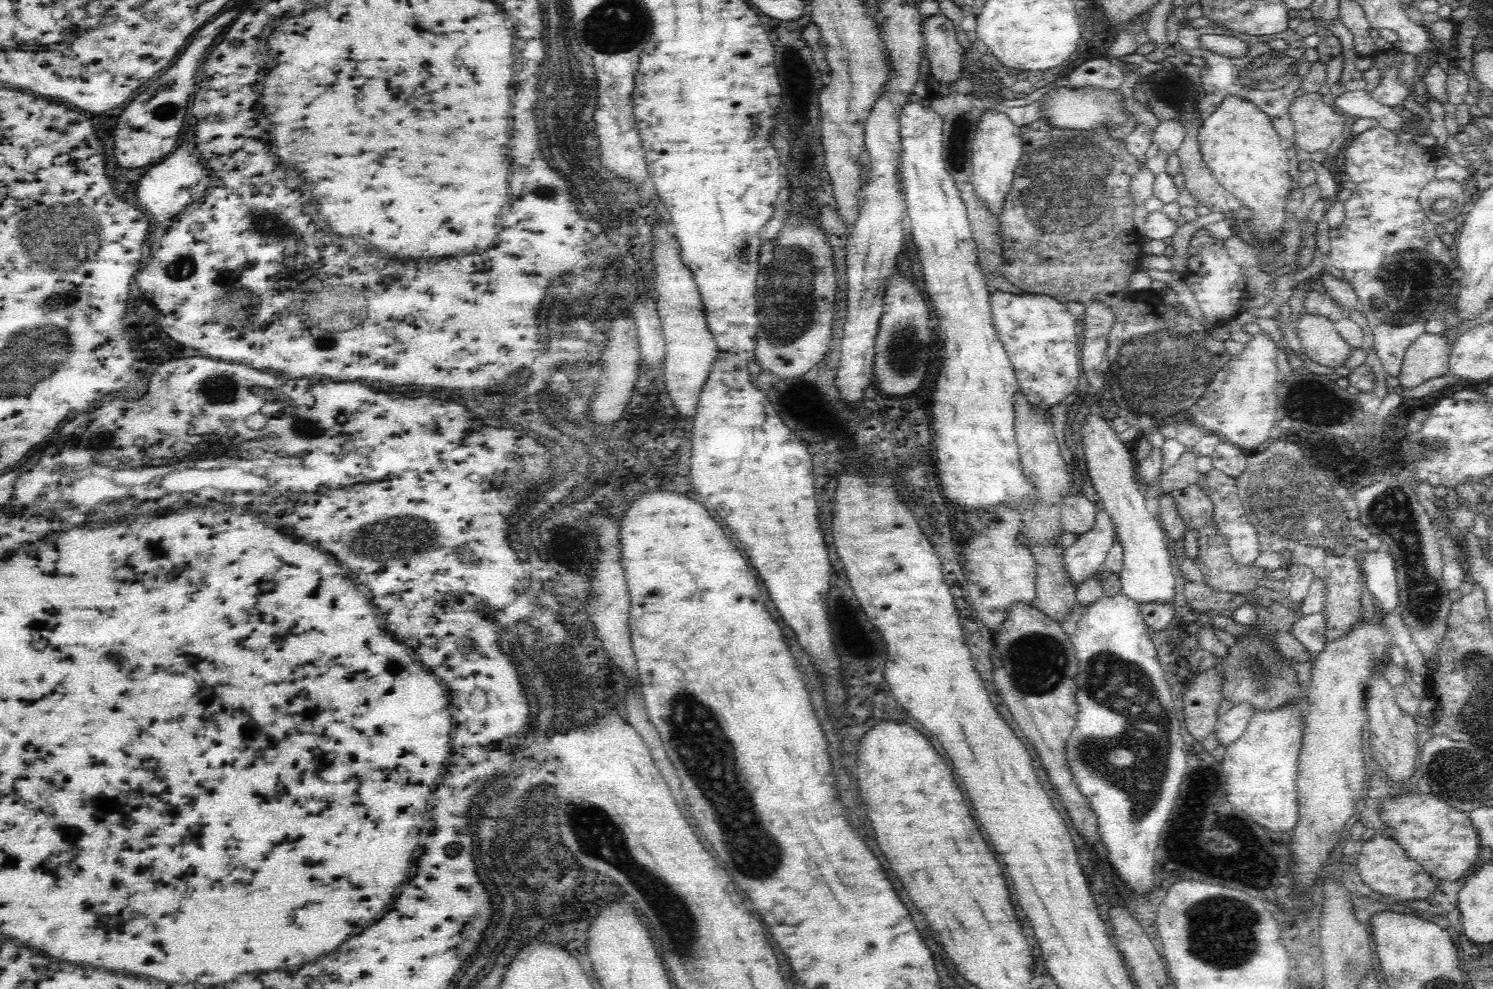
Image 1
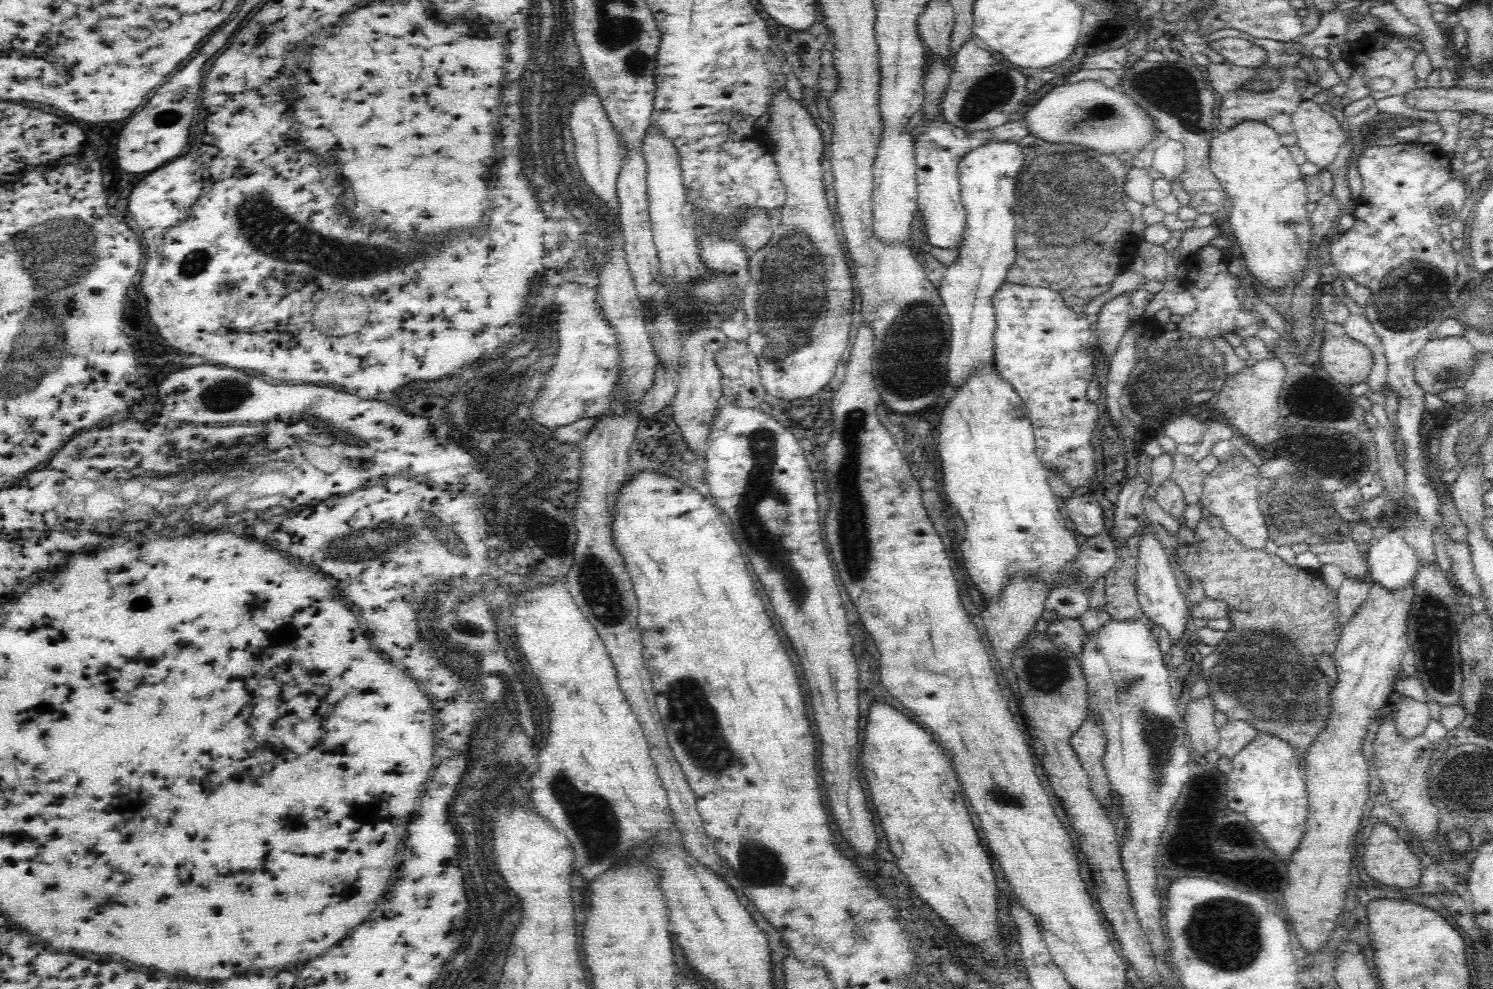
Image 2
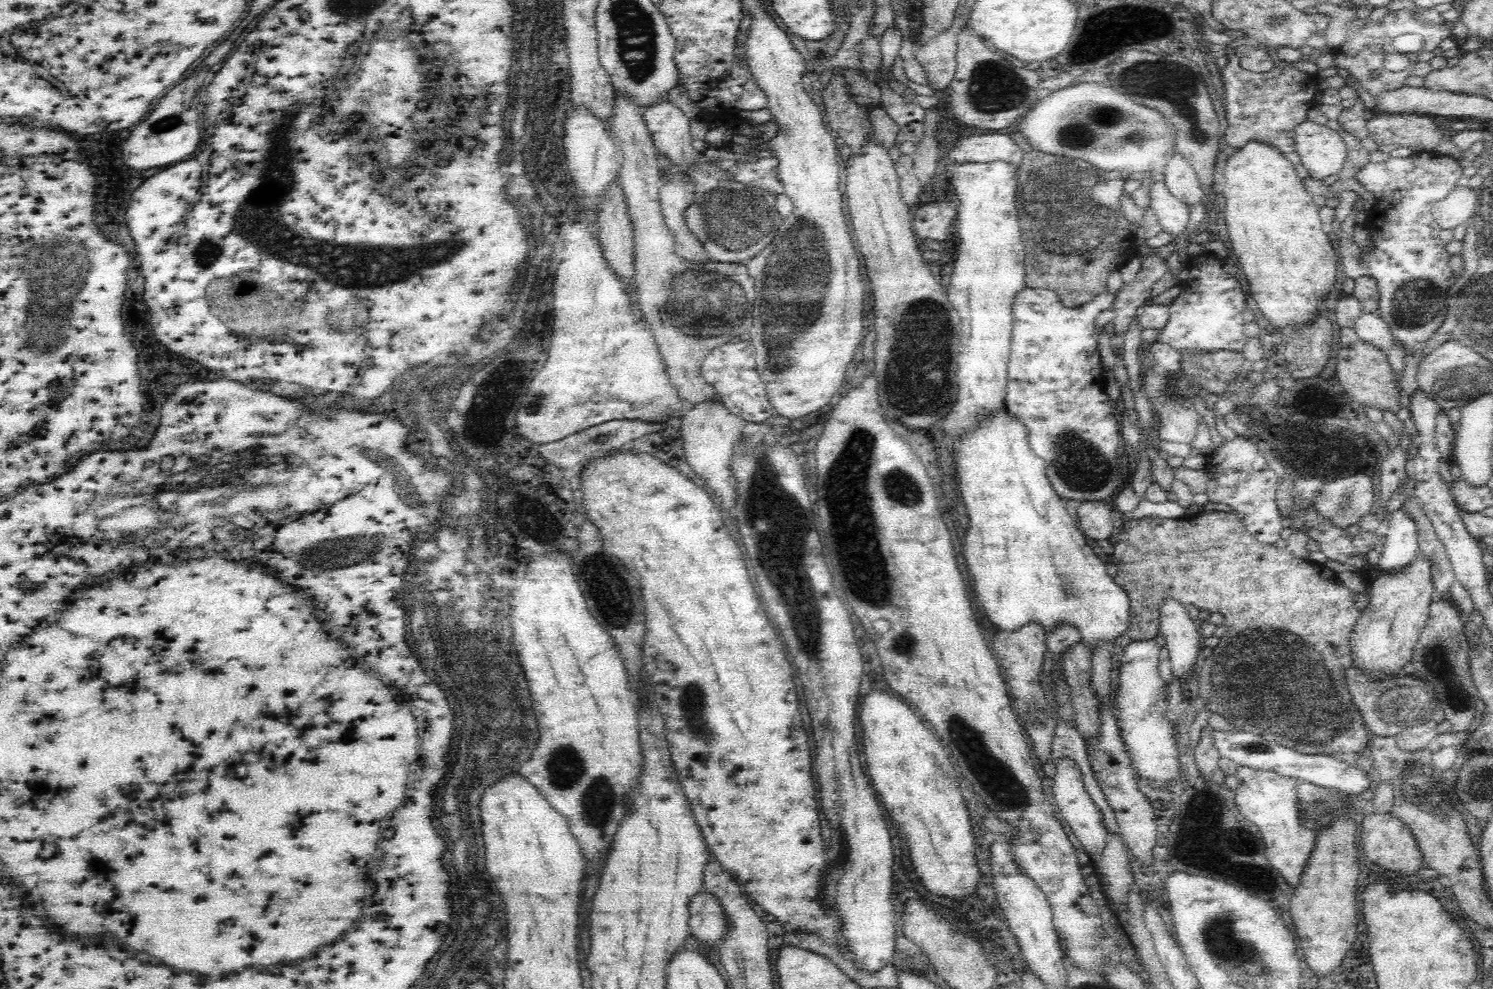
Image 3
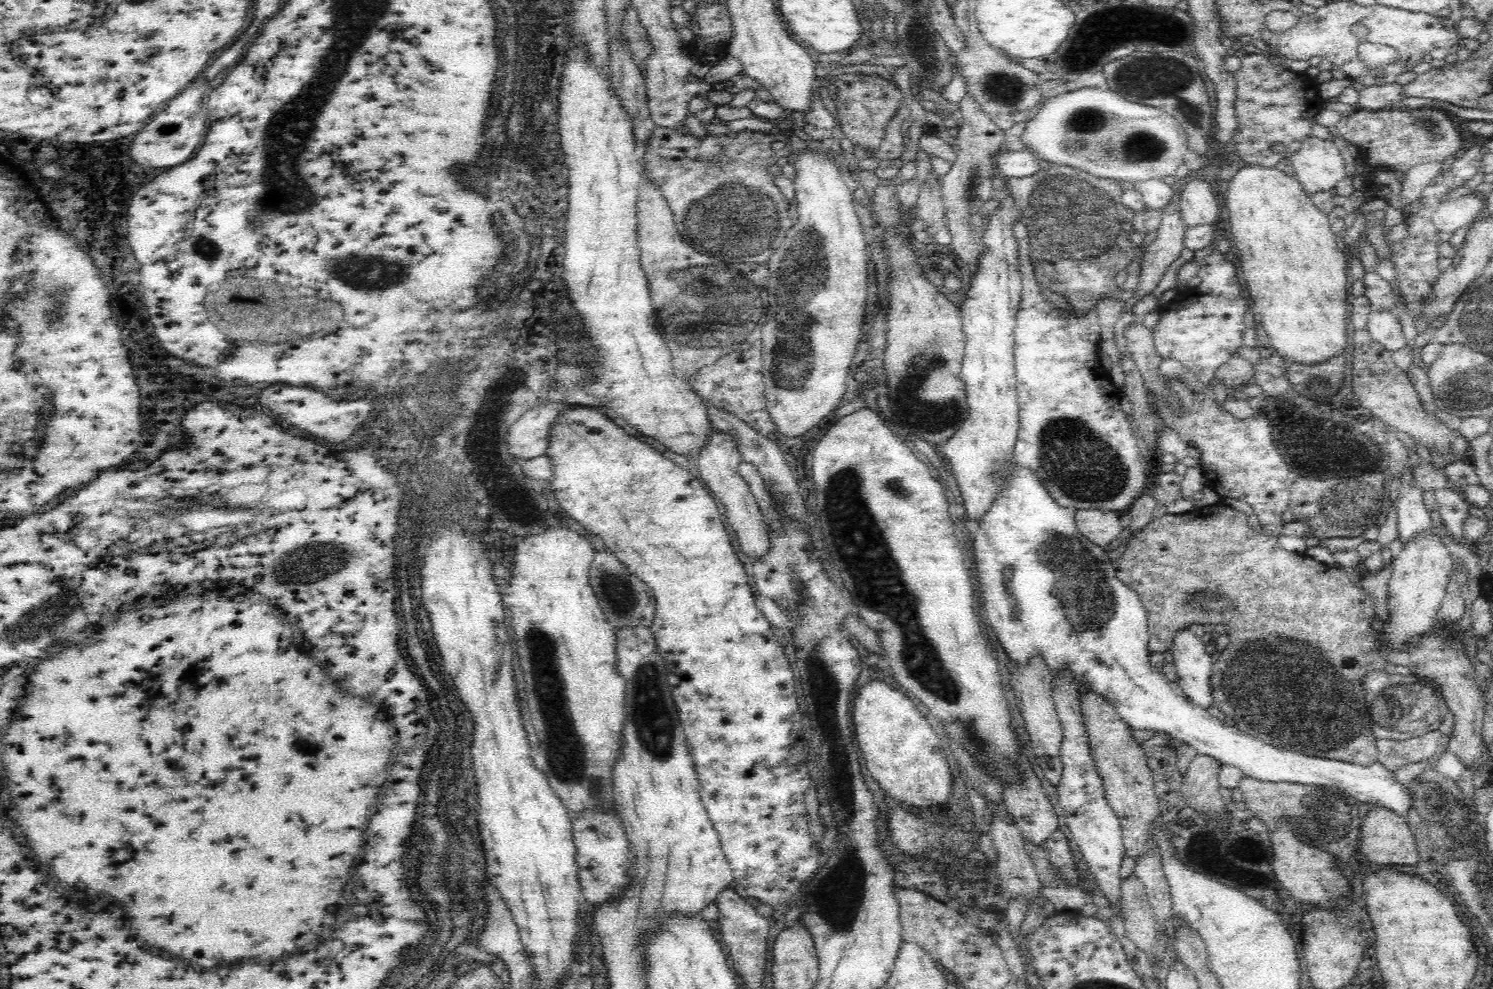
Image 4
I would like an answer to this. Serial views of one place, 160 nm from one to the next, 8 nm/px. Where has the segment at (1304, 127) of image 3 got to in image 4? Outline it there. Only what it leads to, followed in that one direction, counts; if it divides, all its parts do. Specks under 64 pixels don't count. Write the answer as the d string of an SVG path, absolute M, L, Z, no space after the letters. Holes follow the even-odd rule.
M1306 137L1295 153L1290 156L1294 178L1298 181L1309 197L1317 192L1334 192L1335 186L1346 176L1344 159L1334 145L1334 141L1319 140L1316 137Z

